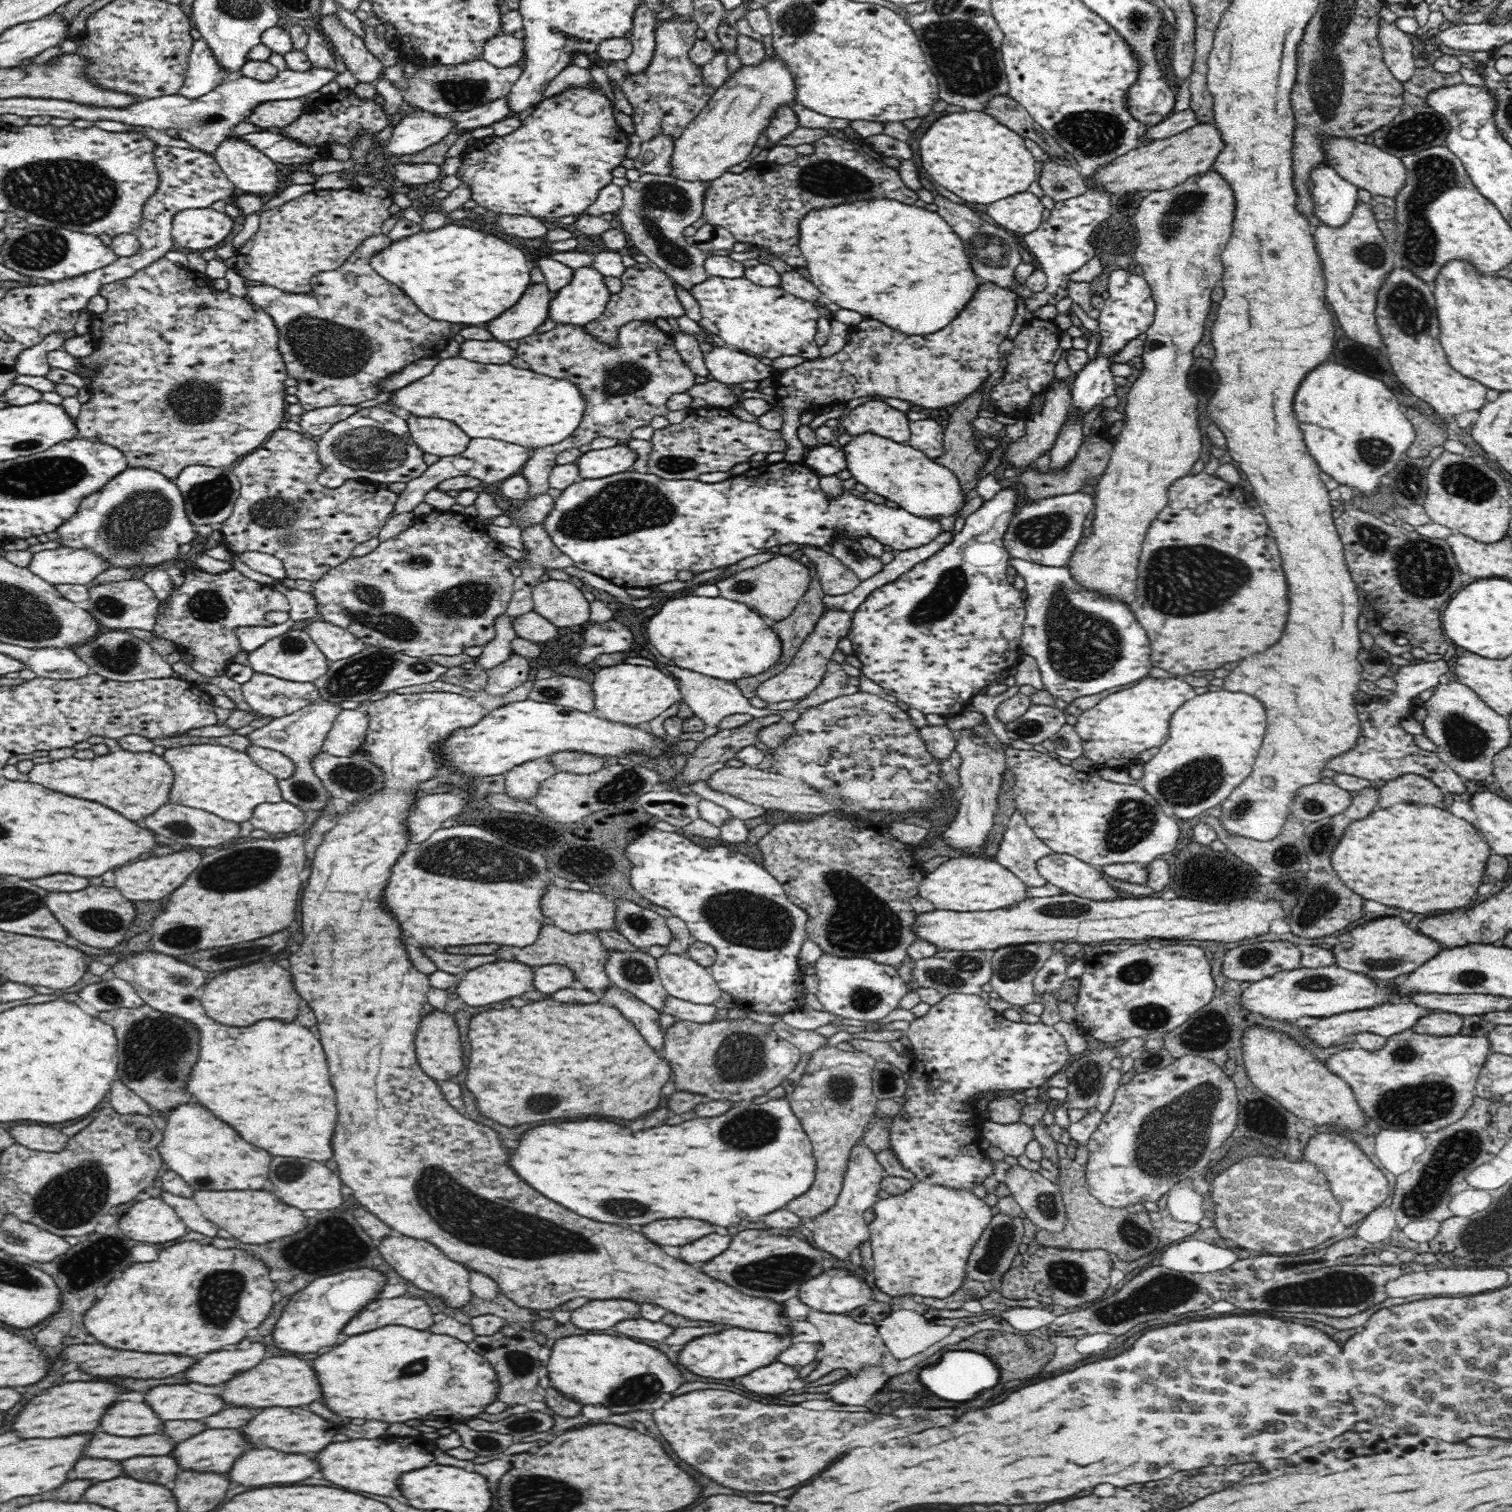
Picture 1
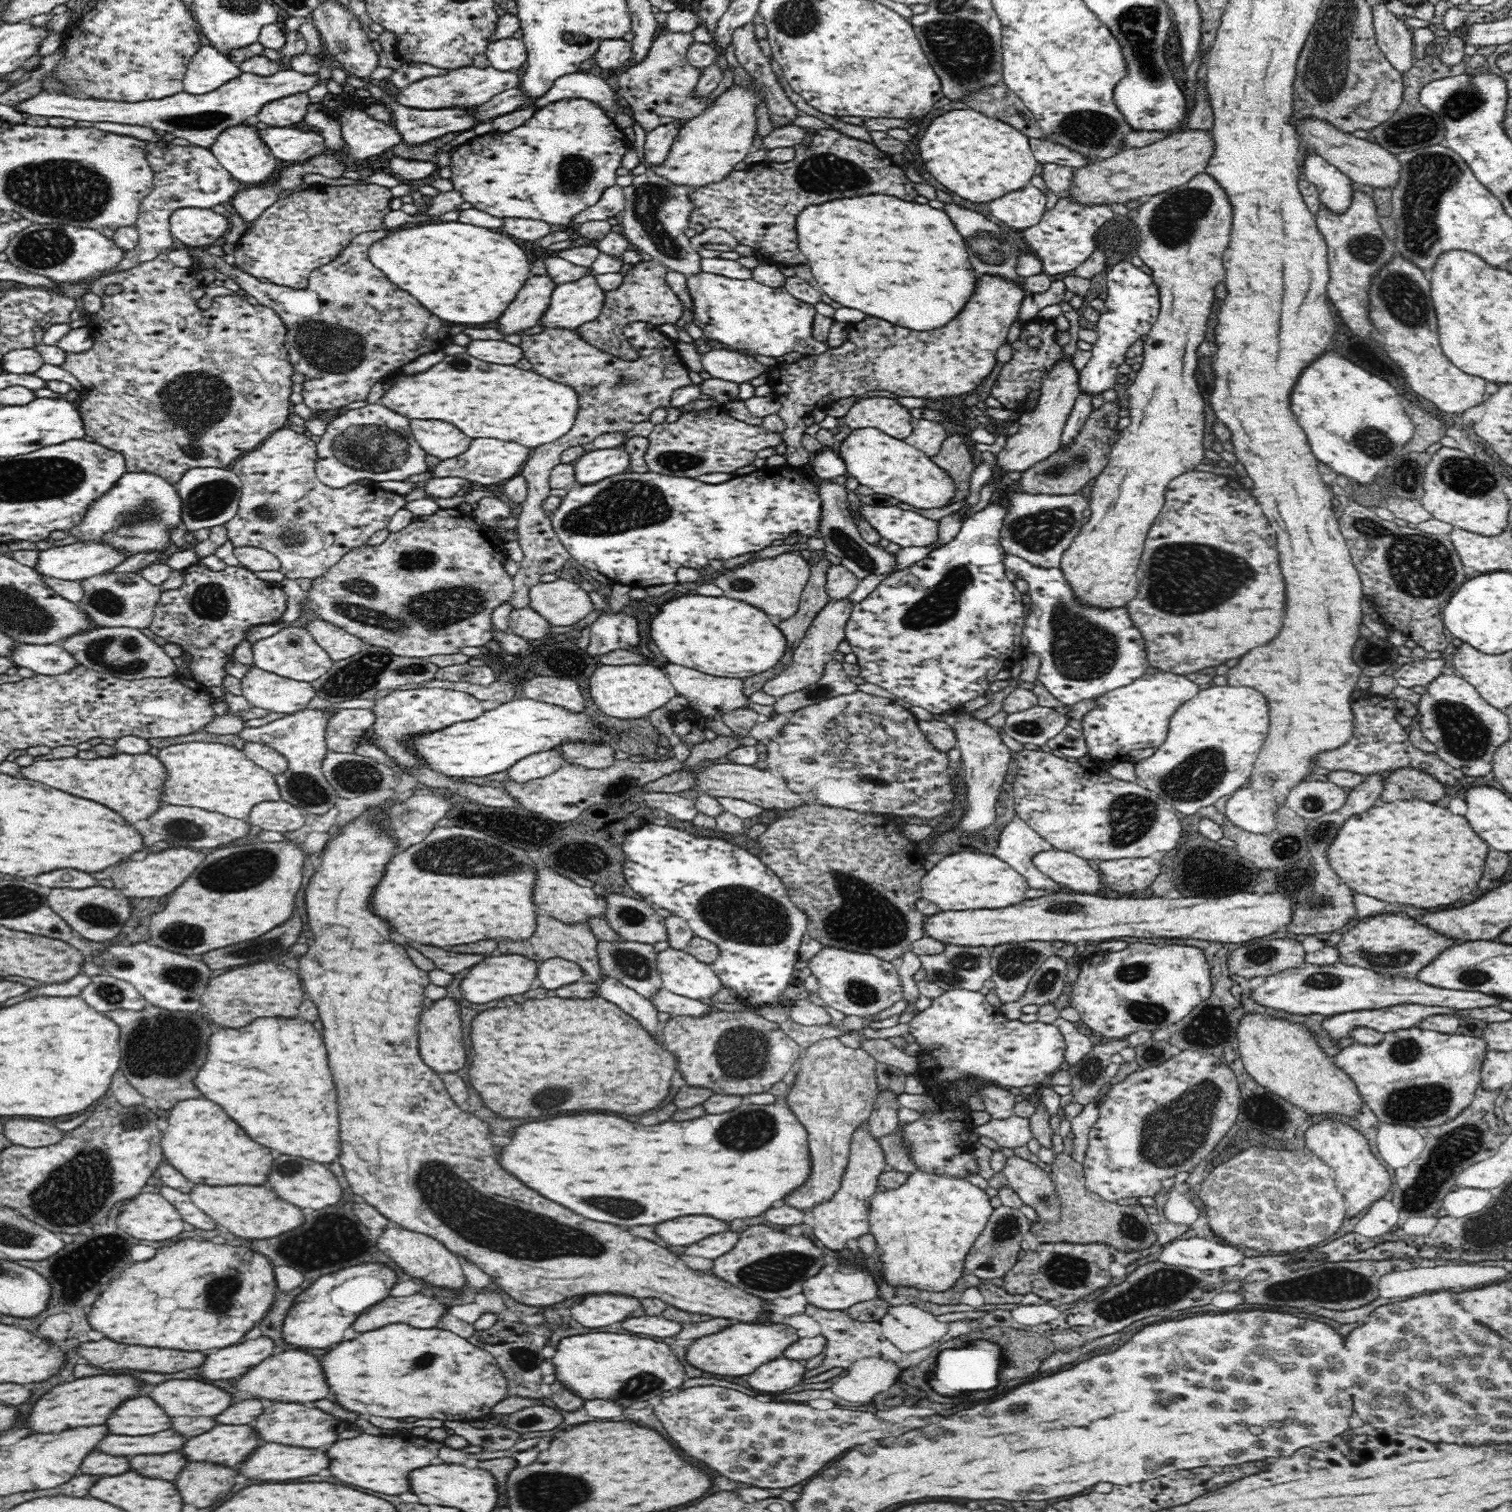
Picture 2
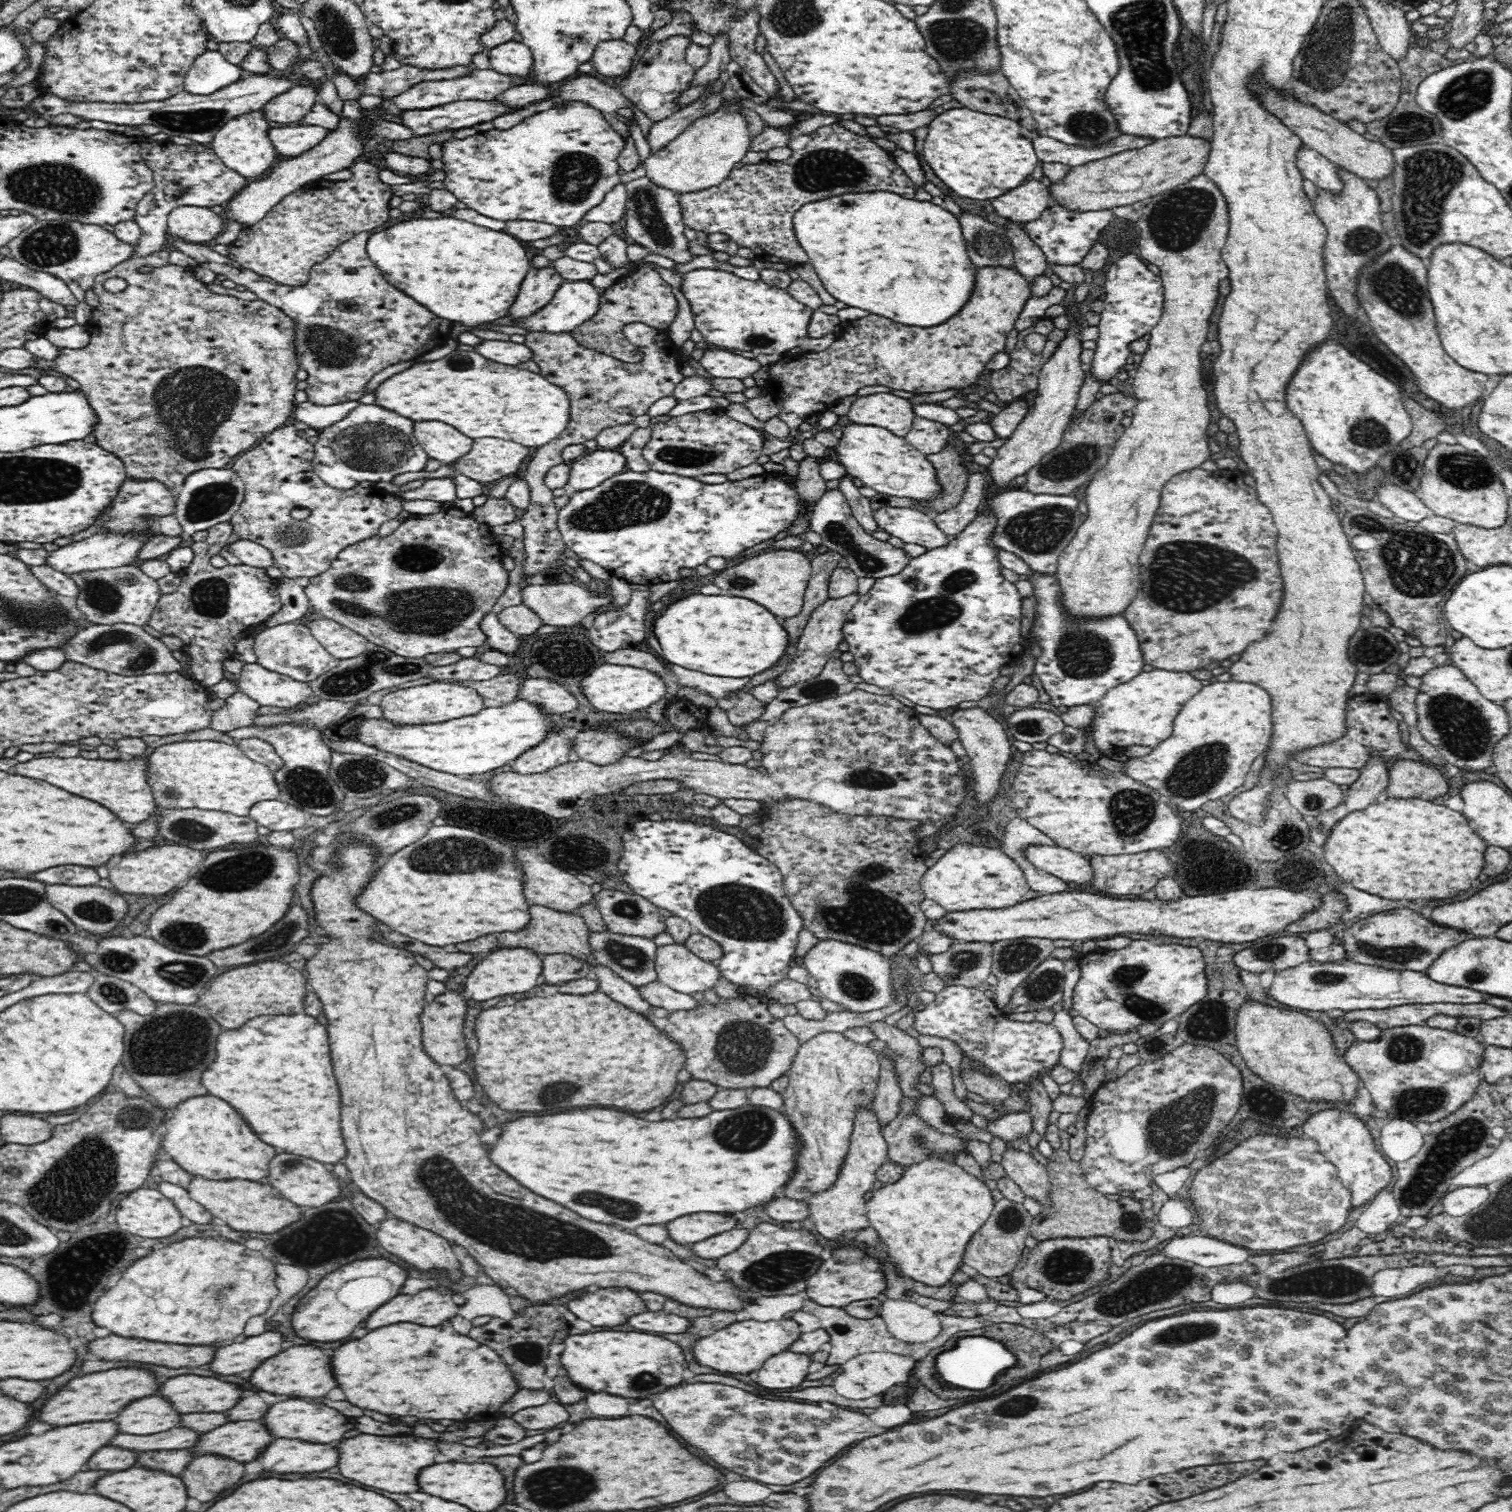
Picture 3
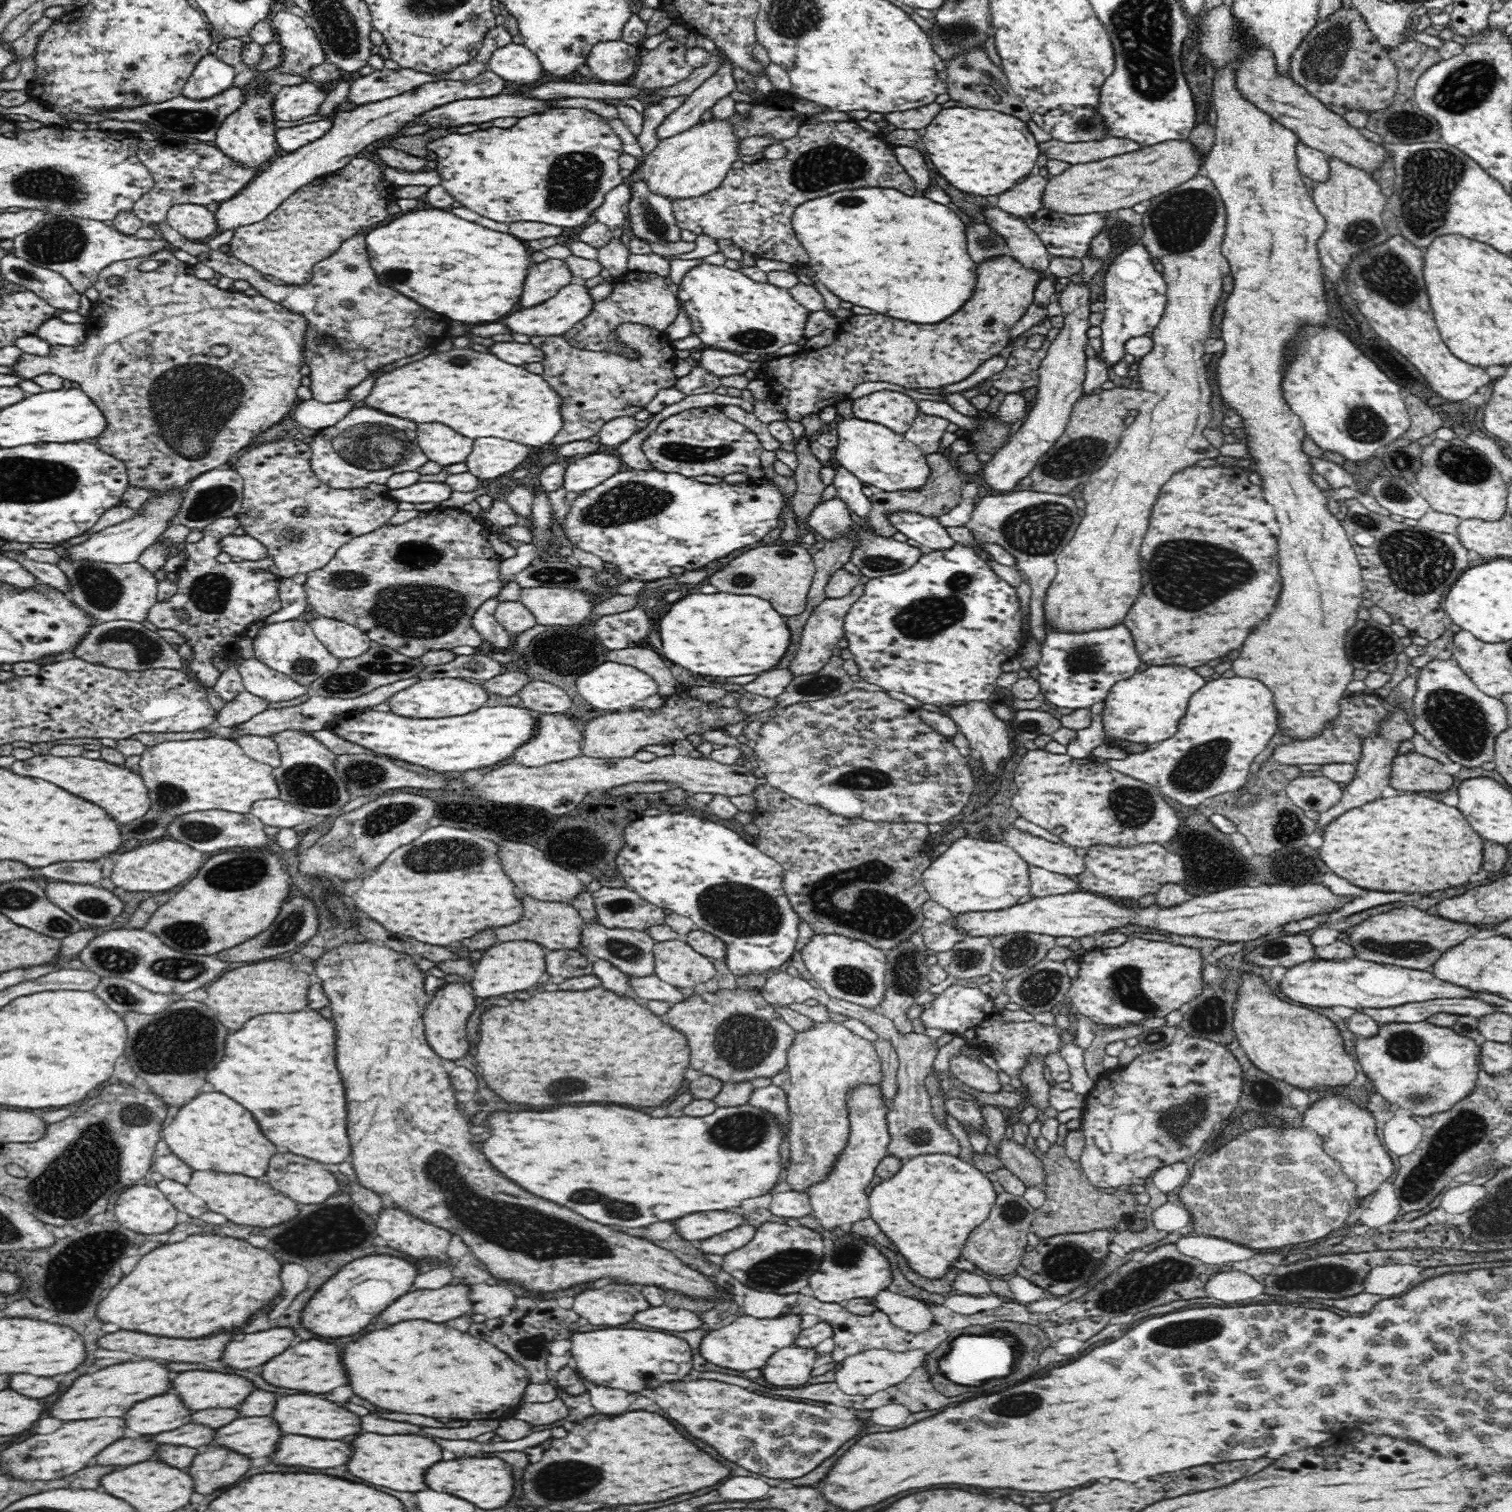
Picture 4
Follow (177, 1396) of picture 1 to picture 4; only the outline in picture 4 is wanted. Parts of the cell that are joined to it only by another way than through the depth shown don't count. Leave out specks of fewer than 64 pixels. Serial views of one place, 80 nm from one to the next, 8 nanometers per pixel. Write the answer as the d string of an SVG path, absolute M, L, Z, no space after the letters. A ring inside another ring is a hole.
M216 1371L184 1372L172 1380L172 1390L190 1410L206 1408L238 1408L244 1399L255 1390L254 1383L243 1376Z

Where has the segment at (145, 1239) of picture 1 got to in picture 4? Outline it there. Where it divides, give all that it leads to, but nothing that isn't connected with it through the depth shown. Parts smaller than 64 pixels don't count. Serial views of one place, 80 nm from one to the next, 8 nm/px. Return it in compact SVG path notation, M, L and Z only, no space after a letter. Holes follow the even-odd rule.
M147 1180L120 1193L114 1210L116 1220L138 1234L164 1234L178 1224L177 1208Z

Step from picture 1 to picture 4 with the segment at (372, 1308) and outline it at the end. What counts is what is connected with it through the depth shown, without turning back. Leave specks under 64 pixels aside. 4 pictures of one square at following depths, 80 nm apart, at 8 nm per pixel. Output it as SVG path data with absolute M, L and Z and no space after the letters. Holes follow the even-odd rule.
M453 1282L438 1290L416 1290L404 1294L380 1314L380 1320L386 1324L402 1320L452 1322L452 1318L474 1312L473 1302L468 1298L470 1289L468 1284Z

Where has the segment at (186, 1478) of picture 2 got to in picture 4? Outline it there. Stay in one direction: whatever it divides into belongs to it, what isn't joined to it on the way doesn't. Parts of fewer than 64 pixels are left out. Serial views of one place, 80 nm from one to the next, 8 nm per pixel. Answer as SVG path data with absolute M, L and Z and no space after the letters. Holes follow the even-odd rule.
M212 1444L204 1453L198 1453L193 1458L186 1471L192 1477L193 1490L206 1496L206 1494L212 1494L214 1490L218 1490L222 1486L230 1486L230 1484L238 1482L248 1472L248 1464L250 1464L250 1458L246 1458L243 1454L228 1450L225 1446Z

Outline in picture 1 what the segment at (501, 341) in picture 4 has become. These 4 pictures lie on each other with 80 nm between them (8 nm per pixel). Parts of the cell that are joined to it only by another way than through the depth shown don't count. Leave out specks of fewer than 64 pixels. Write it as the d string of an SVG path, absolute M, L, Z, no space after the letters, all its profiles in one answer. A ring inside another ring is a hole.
M466 340L460 344L460 356L480 364L504 364L514 352L516 350L496 340Z

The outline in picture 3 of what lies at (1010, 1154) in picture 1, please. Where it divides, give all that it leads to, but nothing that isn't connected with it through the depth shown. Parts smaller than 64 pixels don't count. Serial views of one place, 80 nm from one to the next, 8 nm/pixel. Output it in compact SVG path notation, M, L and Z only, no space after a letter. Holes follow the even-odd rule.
M1019 1111L1002 1115L1000 1118L988 1121L986 1132L998 1136L1004 1142L1012 1142L1016 1138L1028 1136L1033 1130L1033 1122L1029 1111Z

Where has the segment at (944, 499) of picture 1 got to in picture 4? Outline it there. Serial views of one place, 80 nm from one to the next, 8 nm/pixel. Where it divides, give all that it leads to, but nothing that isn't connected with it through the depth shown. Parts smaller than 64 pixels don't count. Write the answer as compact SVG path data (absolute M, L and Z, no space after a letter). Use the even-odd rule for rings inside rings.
M852 417L844 419L837 424L838 444L835 446L834 454L836 462L857 476L864 484L871 484L886 492L902 492L902 490L916 491L922 488L930 476L930 466L928 466L925 454L913 442L905 439L905 435L898 434L890 430L887 426L868 422Z

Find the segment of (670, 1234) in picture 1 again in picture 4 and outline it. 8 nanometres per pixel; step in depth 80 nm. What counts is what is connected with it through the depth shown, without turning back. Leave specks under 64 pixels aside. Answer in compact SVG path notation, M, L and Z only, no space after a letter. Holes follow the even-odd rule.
M708 1212L708 1214L688 1214L674 1222L676 1232L684 1240L704 1240L732 1230L746 1223L745 1218L734 1212Z

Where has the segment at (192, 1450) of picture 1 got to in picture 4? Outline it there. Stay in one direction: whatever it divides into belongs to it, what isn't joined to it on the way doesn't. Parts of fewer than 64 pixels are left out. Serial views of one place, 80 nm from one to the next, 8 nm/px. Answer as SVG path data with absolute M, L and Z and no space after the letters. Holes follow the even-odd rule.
M271 1416L238 1417L215 1430L213 1444L252 1459L270 1456L280 1436L279 1426Z

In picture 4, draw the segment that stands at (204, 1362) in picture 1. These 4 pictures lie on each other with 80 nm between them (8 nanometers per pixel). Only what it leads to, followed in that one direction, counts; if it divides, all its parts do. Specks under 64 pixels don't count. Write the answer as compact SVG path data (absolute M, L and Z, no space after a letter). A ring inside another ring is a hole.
M272 1328L245 1336L242 1341L228 1342L224 1349L220 1359L228 1368L246 1370L263 1365L282 1354L294 1340L290 1328Z

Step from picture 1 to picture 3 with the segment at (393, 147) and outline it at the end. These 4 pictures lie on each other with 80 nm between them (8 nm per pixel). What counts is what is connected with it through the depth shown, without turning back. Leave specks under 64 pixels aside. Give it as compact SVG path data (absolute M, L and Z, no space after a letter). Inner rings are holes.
M464 100L428 110L406 110L400 114L400 122L412 131L414 137L422 137L448 130L472 128L516 110L520 109L510 109L496 100Z

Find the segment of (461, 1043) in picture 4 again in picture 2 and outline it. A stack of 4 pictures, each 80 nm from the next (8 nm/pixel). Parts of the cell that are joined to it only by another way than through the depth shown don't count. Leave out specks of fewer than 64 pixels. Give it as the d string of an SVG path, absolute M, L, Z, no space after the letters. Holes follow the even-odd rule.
M450 997L436 1000L432 1006L426 1008L419 1018L419 1051L424 1064L434 1073L457 1073L466 1062L466 1050L462 1046L462 1028L460 1028L460 1007L463 1001L457 1002Z

